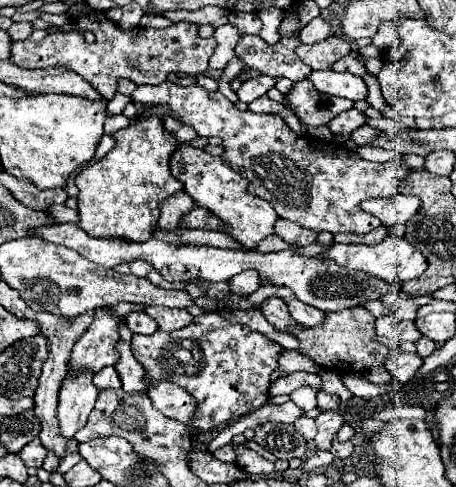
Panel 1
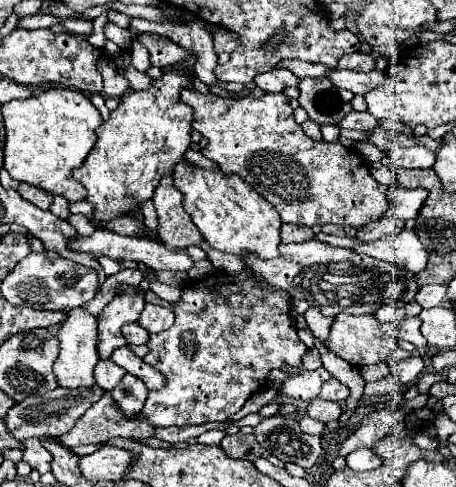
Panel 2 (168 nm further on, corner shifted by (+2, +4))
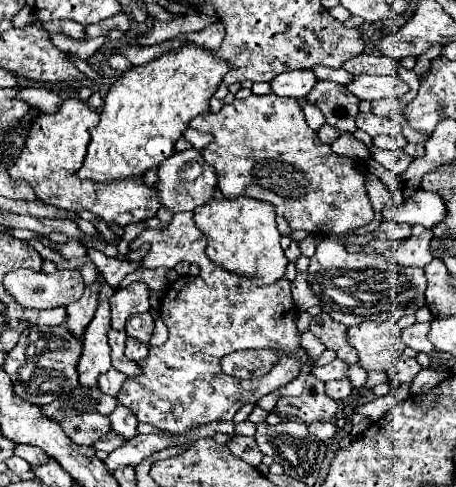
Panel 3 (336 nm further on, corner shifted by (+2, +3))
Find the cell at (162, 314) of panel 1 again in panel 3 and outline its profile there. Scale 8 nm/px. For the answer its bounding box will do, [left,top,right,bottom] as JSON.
[125,313,153,343]

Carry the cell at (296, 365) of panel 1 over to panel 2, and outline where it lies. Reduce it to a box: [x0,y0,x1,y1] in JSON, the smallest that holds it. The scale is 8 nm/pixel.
[301,348,321,370]

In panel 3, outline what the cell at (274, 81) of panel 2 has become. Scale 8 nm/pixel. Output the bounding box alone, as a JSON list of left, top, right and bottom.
[271,69,317,99]

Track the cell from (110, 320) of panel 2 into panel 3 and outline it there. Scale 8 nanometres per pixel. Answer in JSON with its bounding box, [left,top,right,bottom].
[111,281,151,331]

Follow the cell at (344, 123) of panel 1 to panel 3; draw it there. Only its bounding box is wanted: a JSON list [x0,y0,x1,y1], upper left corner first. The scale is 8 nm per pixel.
[357,113,401,137]

